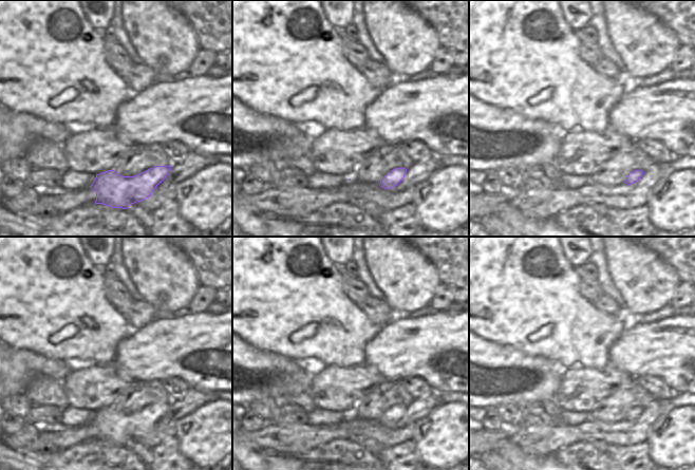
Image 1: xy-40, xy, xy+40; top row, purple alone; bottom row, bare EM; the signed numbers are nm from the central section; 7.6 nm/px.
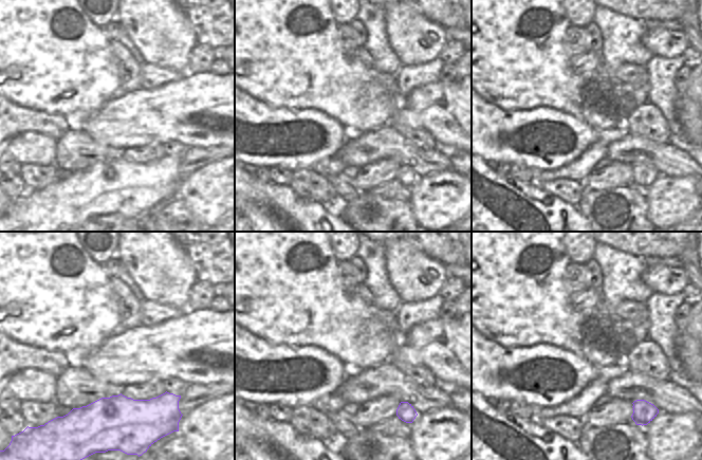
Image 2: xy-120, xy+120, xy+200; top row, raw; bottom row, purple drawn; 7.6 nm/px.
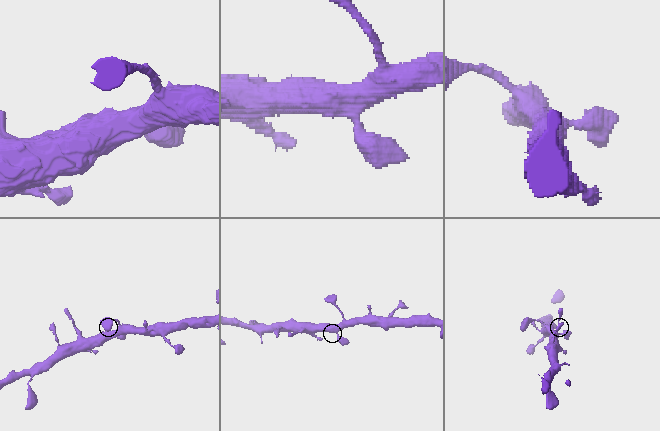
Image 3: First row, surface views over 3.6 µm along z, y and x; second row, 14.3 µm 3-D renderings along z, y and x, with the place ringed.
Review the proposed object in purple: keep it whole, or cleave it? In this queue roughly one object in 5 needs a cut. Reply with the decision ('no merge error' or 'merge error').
no merge error

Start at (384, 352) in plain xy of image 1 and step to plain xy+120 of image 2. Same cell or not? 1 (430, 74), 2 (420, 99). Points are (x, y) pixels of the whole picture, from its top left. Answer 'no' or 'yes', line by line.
1: no
2: yes

